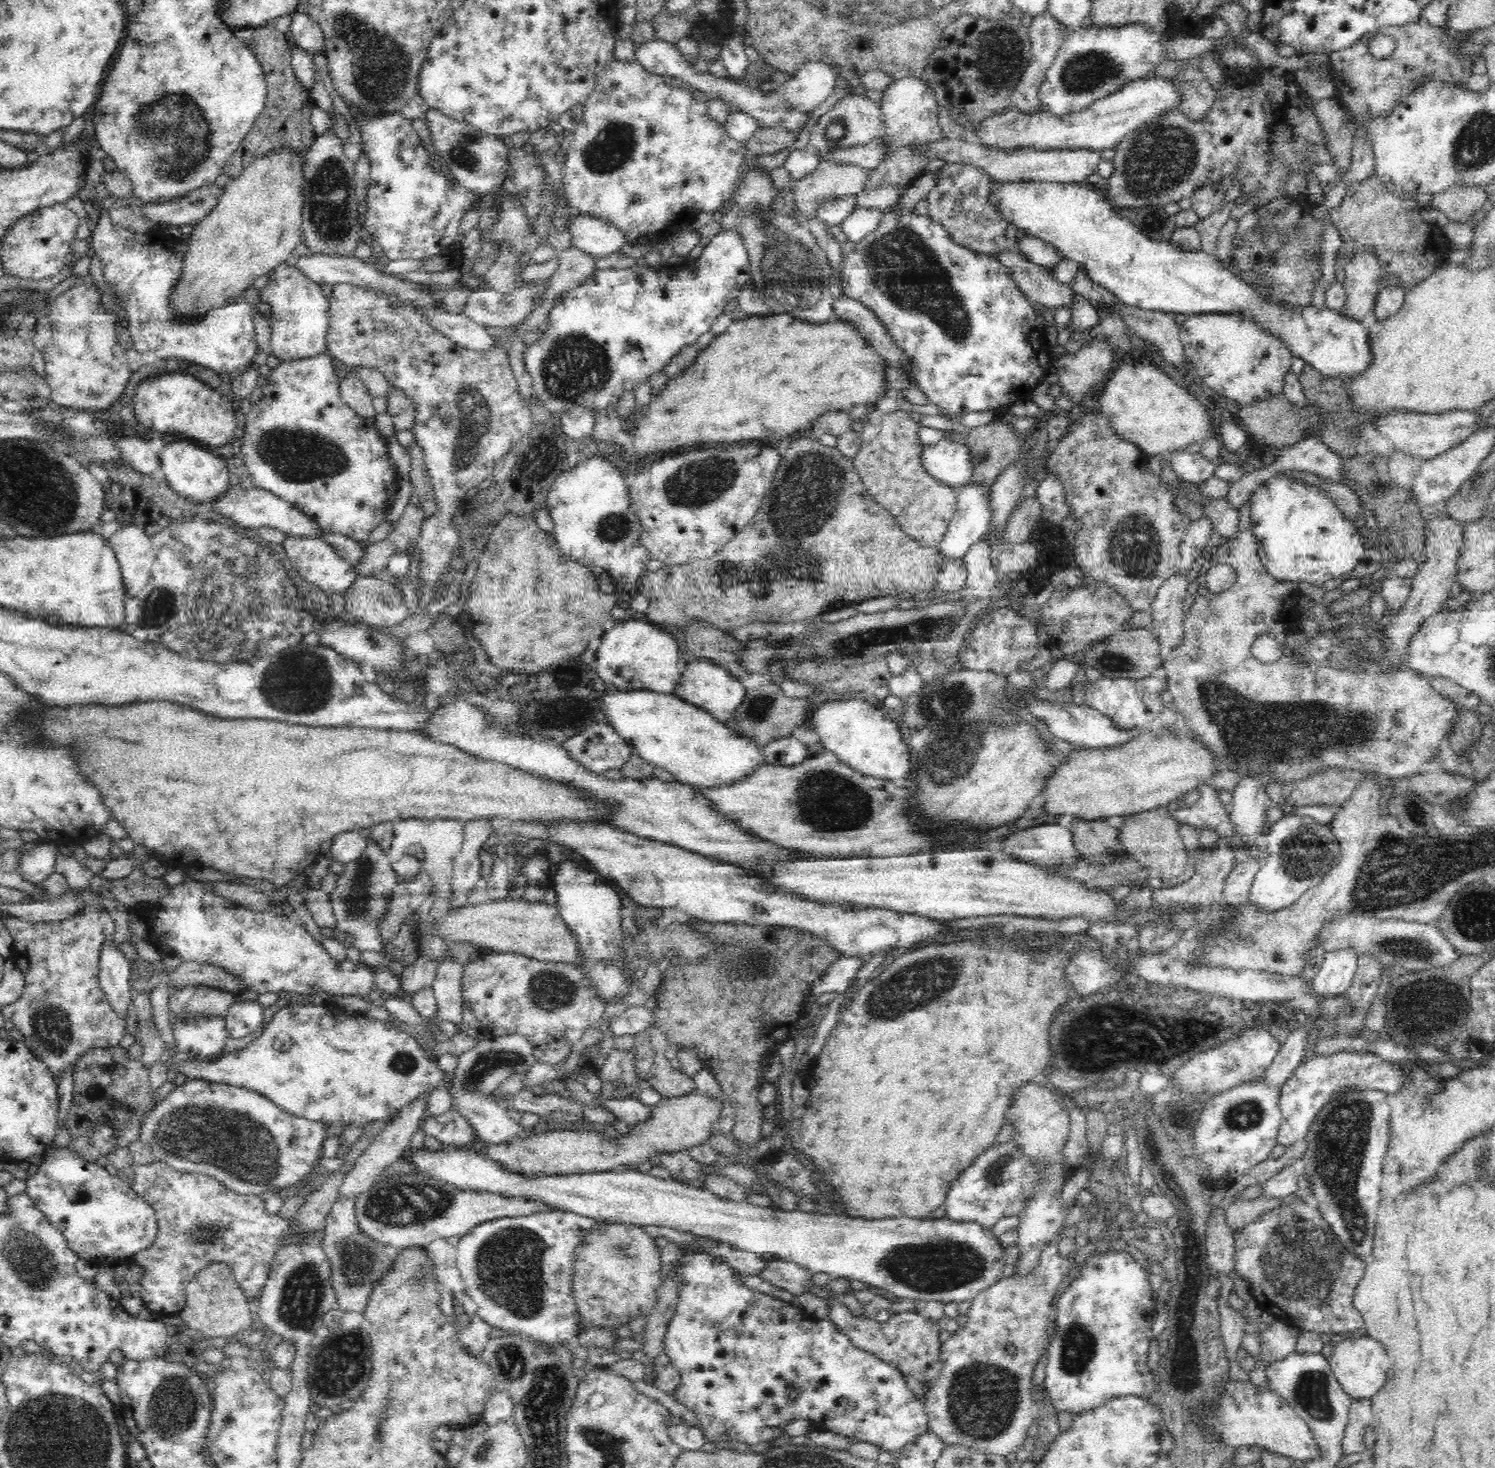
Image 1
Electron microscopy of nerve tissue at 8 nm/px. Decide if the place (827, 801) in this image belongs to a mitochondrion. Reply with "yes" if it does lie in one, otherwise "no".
yes

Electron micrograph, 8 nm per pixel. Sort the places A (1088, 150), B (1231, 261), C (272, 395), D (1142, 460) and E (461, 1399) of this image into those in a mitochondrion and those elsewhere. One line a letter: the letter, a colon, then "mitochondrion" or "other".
A: other
B: other
C: other
D: other
E: other

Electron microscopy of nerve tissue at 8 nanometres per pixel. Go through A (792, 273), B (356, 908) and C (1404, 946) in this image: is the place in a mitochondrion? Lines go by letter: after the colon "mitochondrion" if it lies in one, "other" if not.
A: mitochondrion
B: mitochondrion
C: mitochondrion

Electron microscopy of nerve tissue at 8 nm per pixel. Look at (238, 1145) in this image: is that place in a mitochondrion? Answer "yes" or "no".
yes

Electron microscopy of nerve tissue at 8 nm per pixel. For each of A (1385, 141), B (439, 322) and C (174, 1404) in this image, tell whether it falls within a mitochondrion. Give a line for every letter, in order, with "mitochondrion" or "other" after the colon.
A: other
B: other
C: mitochondrion

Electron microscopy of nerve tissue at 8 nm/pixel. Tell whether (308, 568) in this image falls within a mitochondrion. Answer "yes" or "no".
no

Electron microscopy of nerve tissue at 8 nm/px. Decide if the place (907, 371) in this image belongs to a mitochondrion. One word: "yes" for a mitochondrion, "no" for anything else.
no

